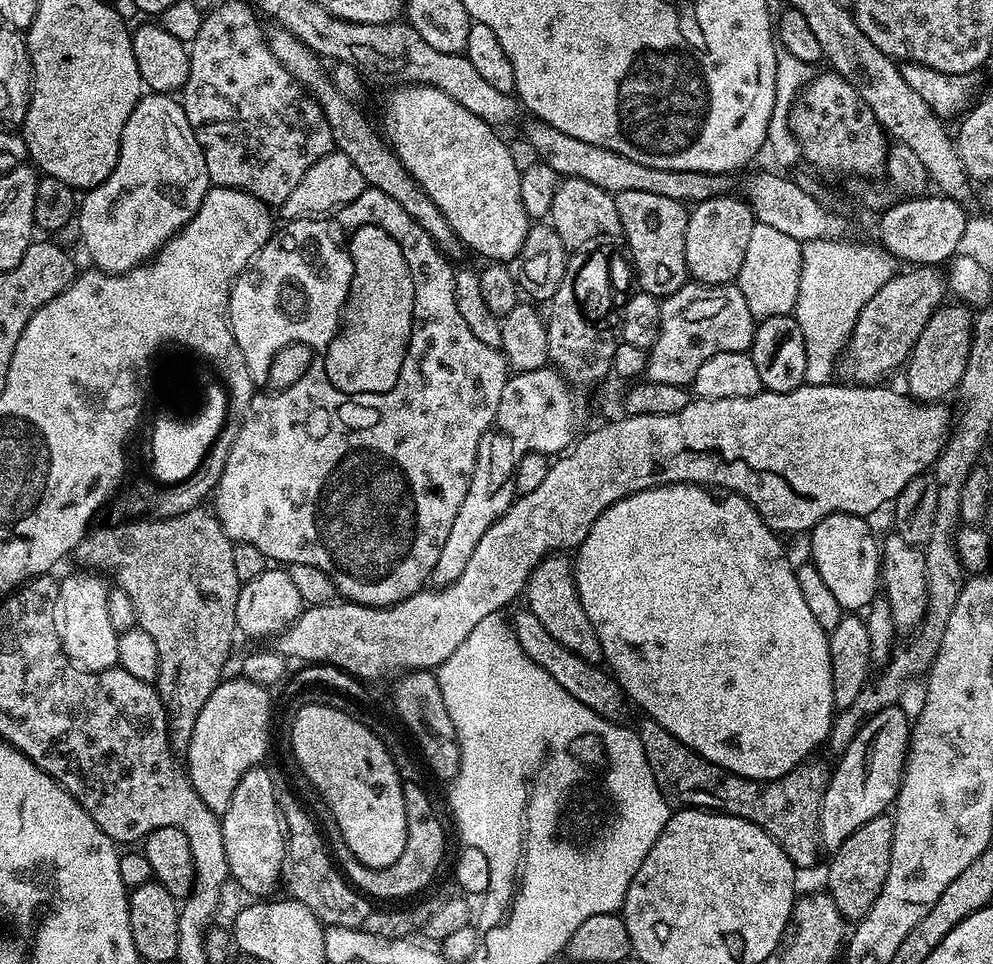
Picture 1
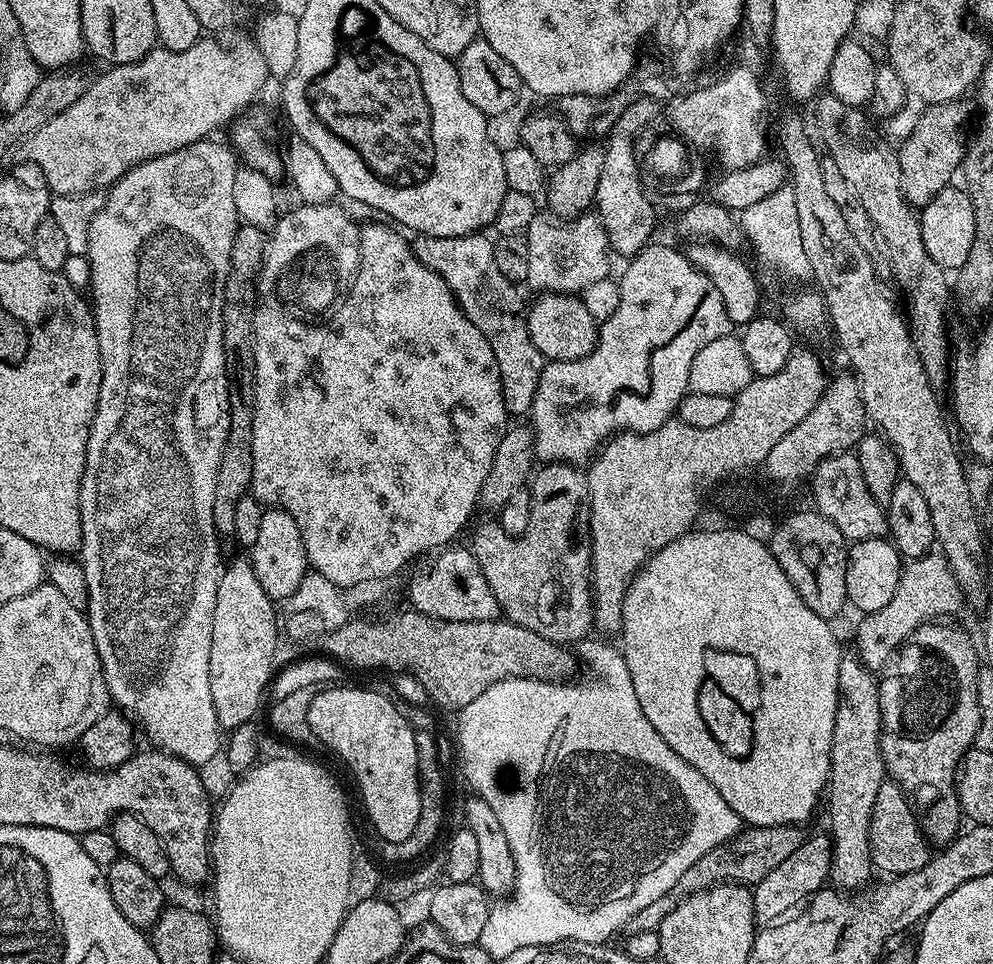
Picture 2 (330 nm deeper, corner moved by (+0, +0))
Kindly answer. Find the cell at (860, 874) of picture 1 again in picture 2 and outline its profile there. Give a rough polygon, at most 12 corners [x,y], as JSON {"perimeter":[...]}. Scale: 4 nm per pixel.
{"perimeter":[[878,790],[870,818],[873,865],[889,877],[934,855],[908,793]]}

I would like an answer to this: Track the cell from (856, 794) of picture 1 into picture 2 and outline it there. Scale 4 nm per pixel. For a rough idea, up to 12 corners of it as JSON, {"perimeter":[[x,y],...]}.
{"perimeter":[[809,835],[752,888],[771,926],[829,883],[832,841]]}

